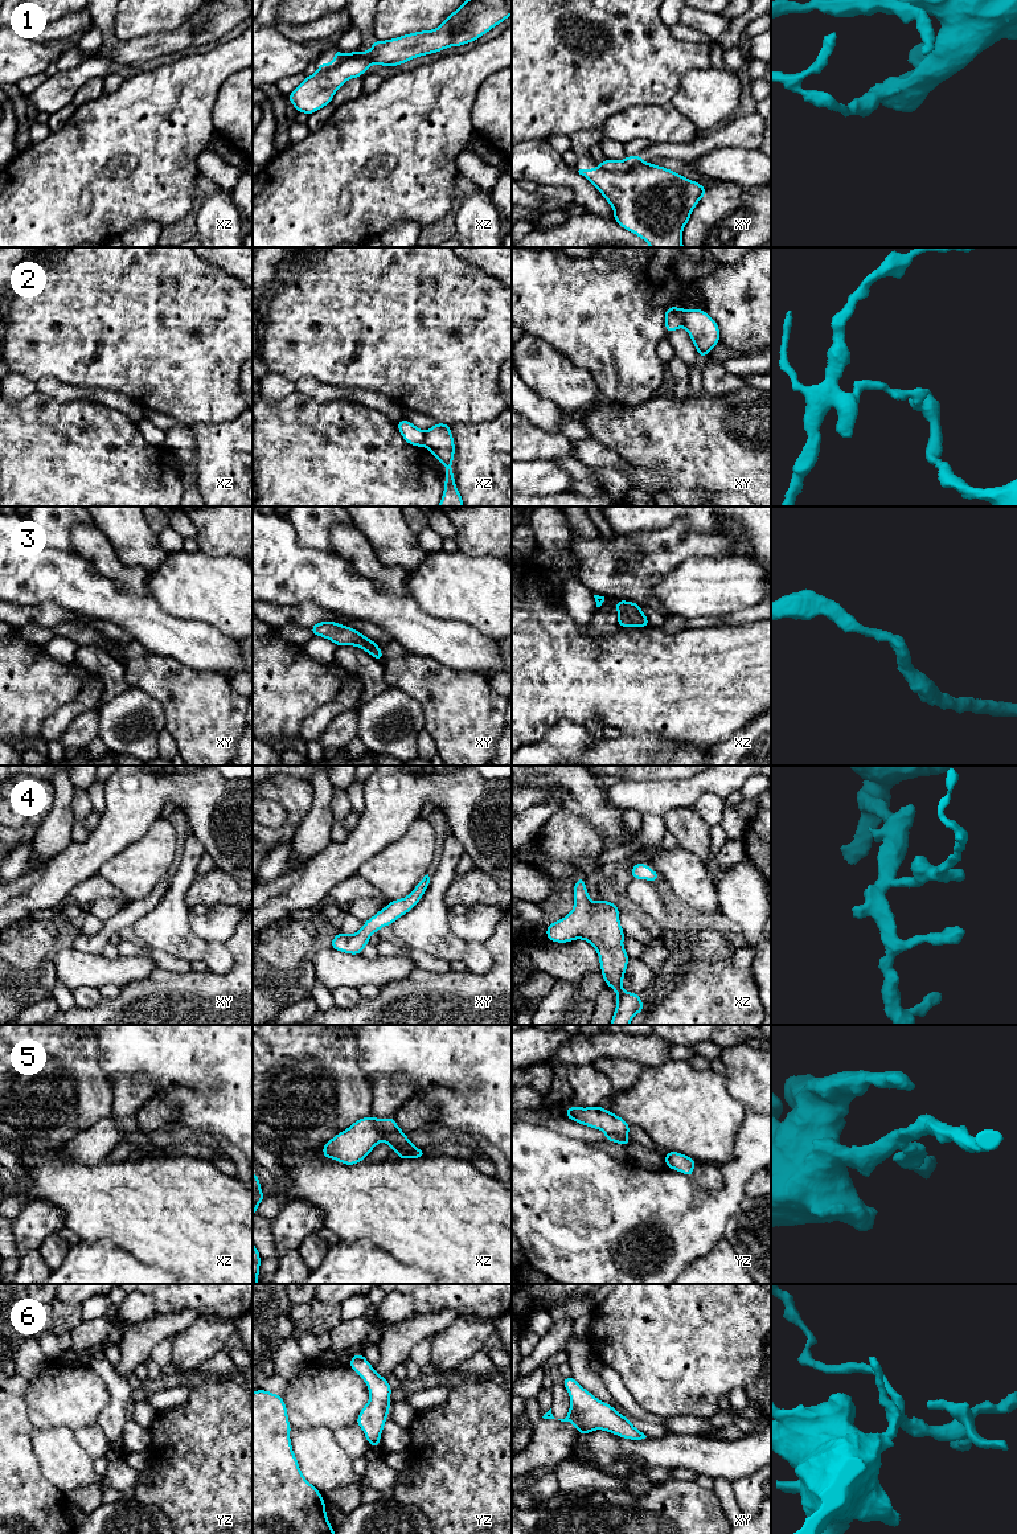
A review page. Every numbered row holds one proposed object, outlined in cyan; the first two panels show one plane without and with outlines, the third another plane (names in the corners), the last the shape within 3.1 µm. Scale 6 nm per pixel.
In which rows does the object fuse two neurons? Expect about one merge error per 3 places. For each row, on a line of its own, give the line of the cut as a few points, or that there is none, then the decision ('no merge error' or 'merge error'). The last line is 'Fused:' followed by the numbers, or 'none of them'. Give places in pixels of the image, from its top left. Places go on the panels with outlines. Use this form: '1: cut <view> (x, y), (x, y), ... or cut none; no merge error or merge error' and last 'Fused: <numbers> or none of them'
1: cut xz (373, 62), (365, 58), (347, 58), (328, 69), (319, 69); merge error
2: cut xy (685, 310), (683, 325); merge error
3: cut none; no merge error
4: cut none; no merge error
5: cut xz (377, 1119), (381, 1140); merge error
6: cut none; no merge error
Fused: 1, 2, 5

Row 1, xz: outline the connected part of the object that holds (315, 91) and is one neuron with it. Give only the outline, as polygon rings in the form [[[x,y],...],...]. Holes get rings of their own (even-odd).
[[[348,58],[339,66],[317,71],[305,79],[288,94],[288,101],[298,112],[307,115],[316,112],[329,104],[335,93],[350,78],[361,77],[373,65],[364,58]]]

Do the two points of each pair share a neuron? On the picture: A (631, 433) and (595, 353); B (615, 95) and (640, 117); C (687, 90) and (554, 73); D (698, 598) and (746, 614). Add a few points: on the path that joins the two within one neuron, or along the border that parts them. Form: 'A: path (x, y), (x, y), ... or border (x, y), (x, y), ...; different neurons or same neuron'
A: border (650, 398), (636, 405), (611, 402); different neurons
B: border (659, 103), (627, 106), (615, 113), (603, 124); different neurons
C: border (700, 68), (692, 68), (681, 77), (669, 102); different neurons
D: border (757, 603), (726, 612), (722, 616); different neurons

